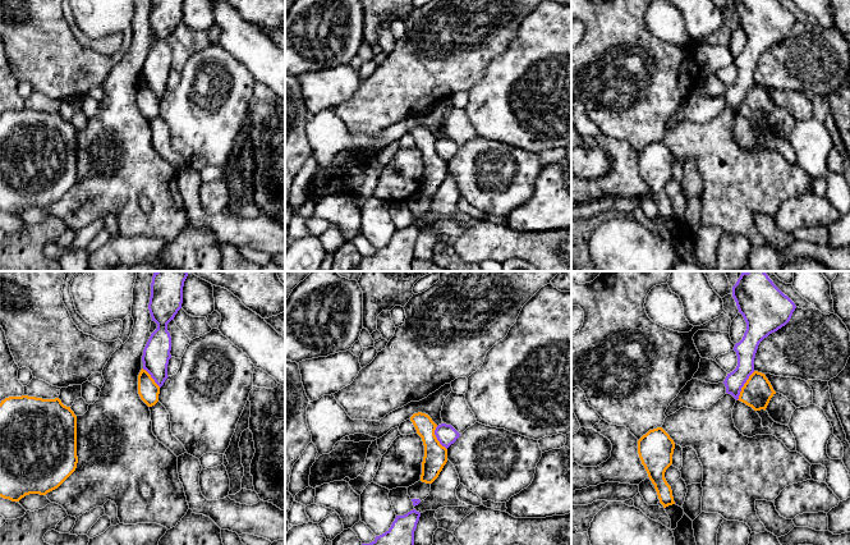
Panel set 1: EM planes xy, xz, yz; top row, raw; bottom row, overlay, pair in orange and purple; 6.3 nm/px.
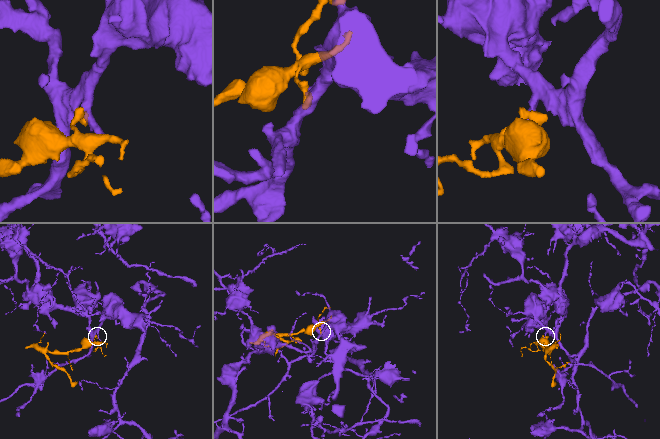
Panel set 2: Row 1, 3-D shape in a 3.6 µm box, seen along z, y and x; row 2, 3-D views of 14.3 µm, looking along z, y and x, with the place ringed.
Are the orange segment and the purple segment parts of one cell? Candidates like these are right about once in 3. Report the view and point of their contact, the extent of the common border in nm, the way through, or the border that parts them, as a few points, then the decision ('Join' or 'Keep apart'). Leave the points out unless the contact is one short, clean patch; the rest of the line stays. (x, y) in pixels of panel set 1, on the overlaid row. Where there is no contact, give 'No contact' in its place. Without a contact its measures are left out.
Touches orange at yz (744, 385). Shared border 220 nm. Boundary: yz (754, 371), (736, 399). Keep apart

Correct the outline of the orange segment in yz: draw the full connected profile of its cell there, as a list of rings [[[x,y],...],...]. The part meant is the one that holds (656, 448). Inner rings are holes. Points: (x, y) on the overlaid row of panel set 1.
[[[662,427],[649,430],[638,440],[639,458],[663,508],[675,504],[671,486],[665,478],[666,470],[672,464],[674,449],[674,440]]]

